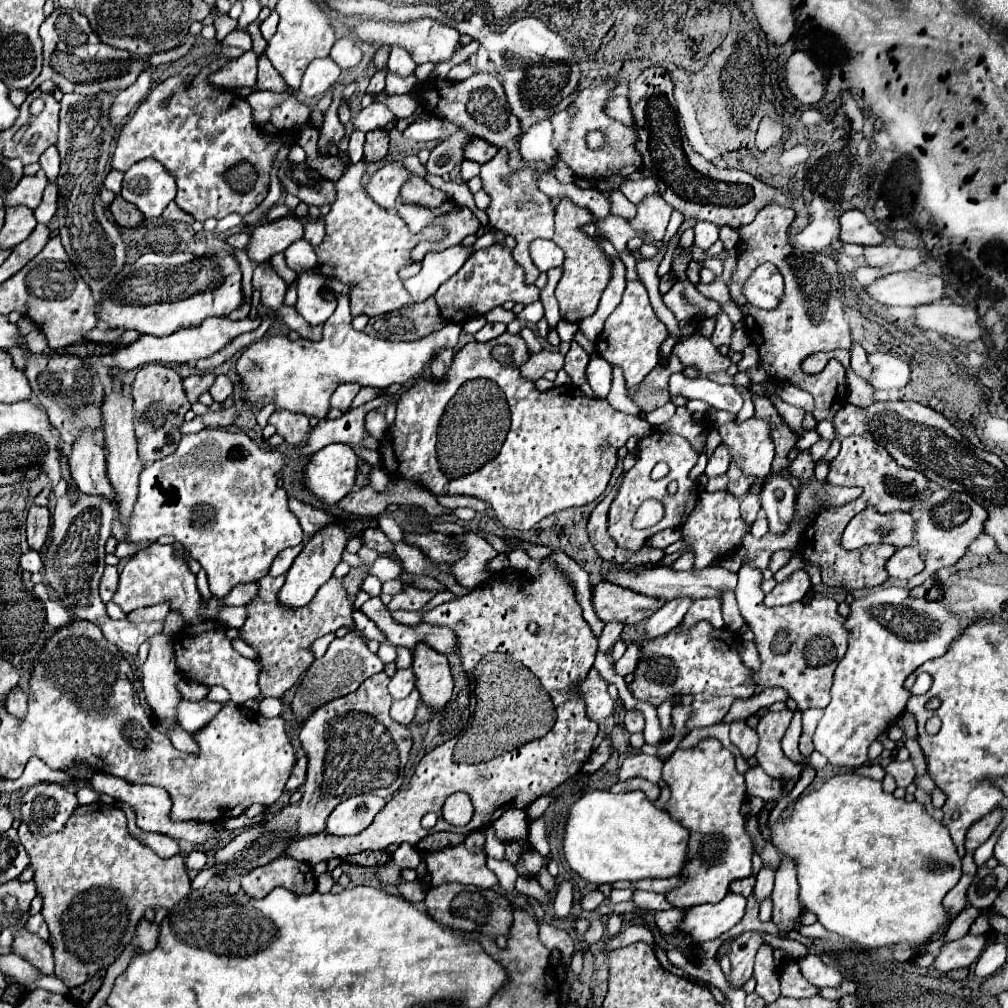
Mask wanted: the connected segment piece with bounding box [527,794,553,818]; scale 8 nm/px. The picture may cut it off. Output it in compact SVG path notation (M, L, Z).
M547 794L547 796L541 796L541 798L537 798L531 806L529 806L529 810L527 810L527 814L529 814L529 818L539 818L545 810L547 810L547 806L549 806L549 802L553 800L553 796L551 794Z

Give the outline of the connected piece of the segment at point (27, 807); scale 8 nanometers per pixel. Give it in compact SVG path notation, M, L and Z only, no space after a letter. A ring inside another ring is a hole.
M37 784L21 798L21 820L35 838L41 838L61 832L75 808L75 794L61 784Z

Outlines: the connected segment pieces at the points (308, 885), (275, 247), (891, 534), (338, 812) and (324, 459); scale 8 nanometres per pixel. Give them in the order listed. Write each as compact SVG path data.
M281 856L271 864L249 872L239 880L239 884L251 898L263 898L277 886L297 894L311 894L315 890L315 874L307 862Z
M293 216L279 218L275 222L263 224L253 230L251 242L247 246L247 254L253 262L267 262L273 254L283 252L287 246L303 238L303 224Z
M867 508L851 518L847 524L841 546L845 550L857 550L865 544L891 544L895 548L905 548L913 542L915 516L905 512L879 514L873 508Z
M359 794L341 802L327 818L327 832L333 836L349 836L363 832L373 818L385 808L387 798Z
M329 444L305 466L305 486L325 504L337 504L355 484L357 454L349 444Z

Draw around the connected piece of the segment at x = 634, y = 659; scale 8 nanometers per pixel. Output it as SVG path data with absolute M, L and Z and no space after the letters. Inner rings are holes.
M631 642L629 648L627 648L627 652L623 654L623 658L617 660L617 662L613 664L613 668L615 668L617 674L627 676L627 674L631 674L631 672L637 668L639 658L641 658L641 646L639 646L639 642Z

